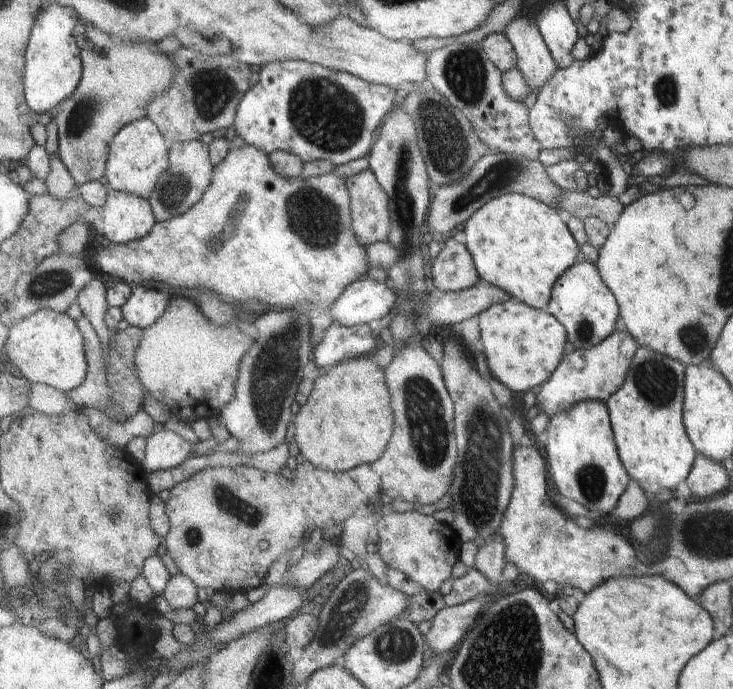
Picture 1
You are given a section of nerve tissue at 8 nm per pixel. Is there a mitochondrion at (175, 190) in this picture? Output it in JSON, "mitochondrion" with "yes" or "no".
{"mitochondrion":"yes"}

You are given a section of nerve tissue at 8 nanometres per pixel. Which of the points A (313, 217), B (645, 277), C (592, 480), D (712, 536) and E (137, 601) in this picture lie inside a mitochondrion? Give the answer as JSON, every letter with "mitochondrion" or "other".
{"A":"mitochondrion","B":"other","C":"mitochondrion","D":"mitochondrion","E":"other"}

